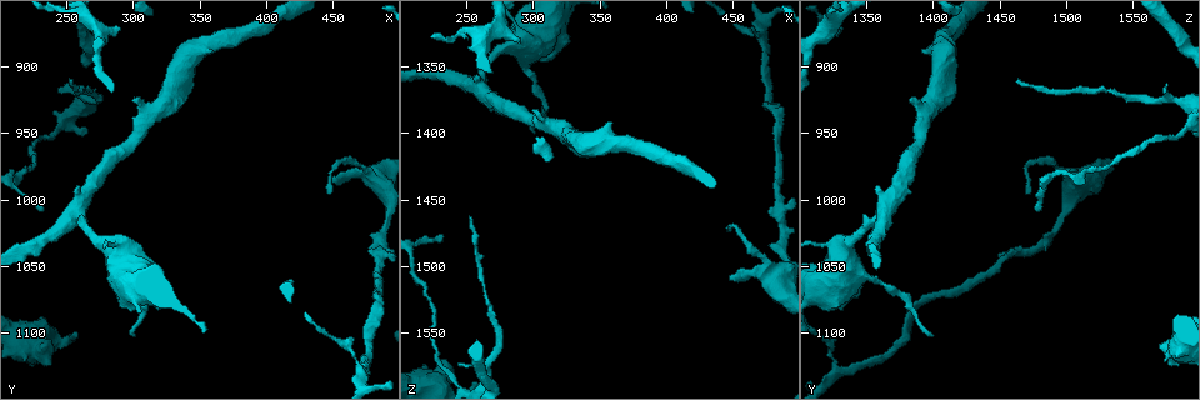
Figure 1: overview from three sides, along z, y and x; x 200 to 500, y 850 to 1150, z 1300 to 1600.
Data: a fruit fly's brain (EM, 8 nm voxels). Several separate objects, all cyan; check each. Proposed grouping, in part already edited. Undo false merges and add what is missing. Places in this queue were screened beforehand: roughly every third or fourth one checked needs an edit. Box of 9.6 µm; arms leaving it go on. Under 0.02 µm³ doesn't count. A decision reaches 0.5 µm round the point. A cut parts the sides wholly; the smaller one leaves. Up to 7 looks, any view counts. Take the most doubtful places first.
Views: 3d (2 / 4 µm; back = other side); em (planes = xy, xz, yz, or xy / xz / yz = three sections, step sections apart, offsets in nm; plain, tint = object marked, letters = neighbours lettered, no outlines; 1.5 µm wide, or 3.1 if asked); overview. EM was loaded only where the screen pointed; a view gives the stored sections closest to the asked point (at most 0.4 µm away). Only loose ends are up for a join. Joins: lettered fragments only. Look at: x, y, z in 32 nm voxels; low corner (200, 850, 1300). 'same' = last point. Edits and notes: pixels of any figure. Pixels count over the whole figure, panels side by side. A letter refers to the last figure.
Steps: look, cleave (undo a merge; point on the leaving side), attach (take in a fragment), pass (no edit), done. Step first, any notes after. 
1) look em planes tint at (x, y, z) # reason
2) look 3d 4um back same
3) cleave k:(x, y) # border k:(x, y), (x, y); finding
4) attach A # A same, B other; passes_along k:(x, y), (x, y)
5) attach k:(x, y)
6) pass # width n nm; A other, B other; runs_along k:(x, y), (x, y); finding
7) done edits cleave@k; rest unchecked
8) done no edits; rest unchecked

look em yz step 4 tint at (304, 924, 1386) # branch stops here

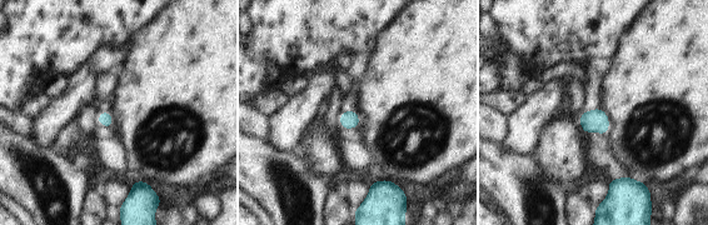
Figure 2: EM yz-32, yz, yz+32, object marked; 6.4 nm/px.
look em planes letters same

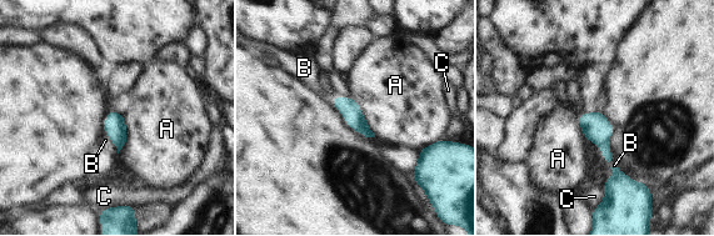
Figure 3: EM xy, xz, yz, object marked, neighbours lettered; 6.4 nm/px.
attach B # A other, B same, C other; passes_along 3:(115, 127), (113, 141), (105, 140); it goes on there

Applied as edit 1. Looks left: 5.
look overview

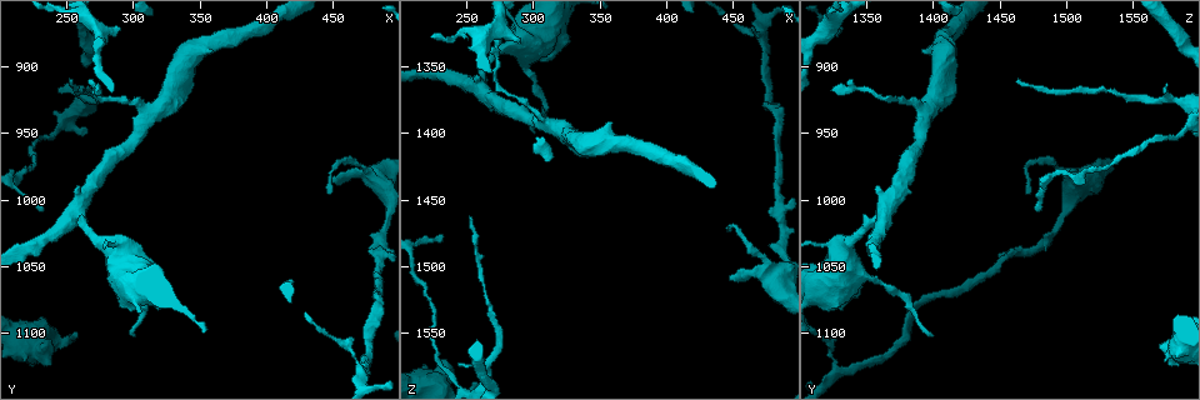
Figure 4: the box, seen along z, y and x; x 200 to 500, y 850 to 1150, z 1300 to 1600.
look 3d 4um at (252, 910, 1462) # an open end

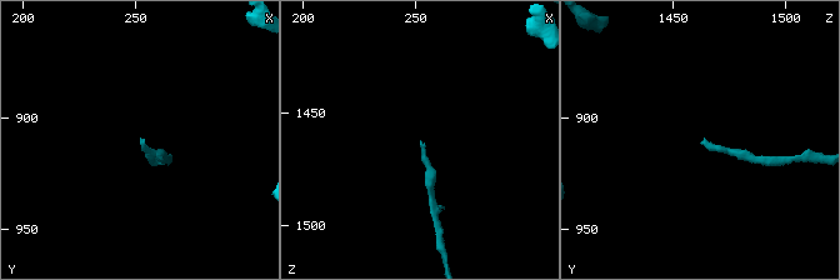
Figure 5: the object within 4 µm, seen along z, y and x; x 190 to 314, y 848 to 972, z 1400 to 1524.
look em planes plain at (253, 910, 1463)

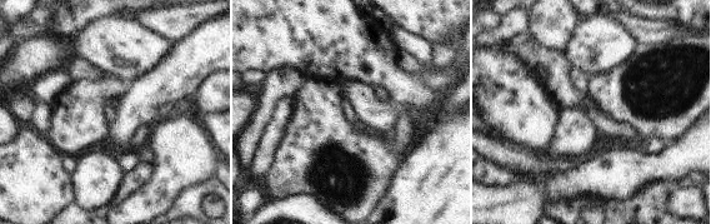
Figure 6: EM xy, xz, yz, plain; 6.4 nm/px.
look em planes letters same # see the neighbours

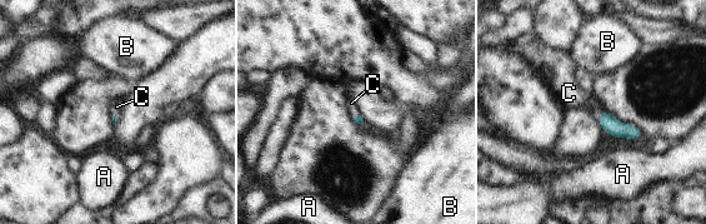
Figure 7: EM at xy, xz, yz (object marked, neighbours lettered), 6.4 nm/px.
attach C # A other, B other, C same; the cell continues

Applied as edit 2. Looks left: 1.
done edits attach@3, attach@7; rest unchecked

